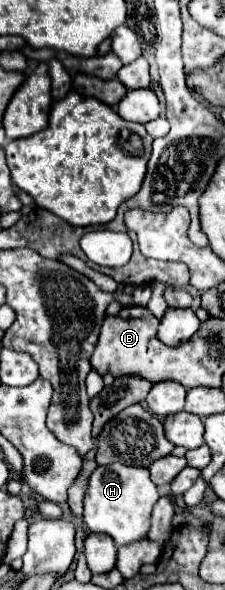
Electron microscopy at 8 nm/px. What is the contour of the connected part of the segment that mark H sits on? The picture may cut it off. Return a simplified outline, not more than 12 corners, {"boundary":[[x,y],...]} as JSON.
{"boundary":[[149,469],[89,477],[83,521],[129,545],[147,537],[159,499]]}

